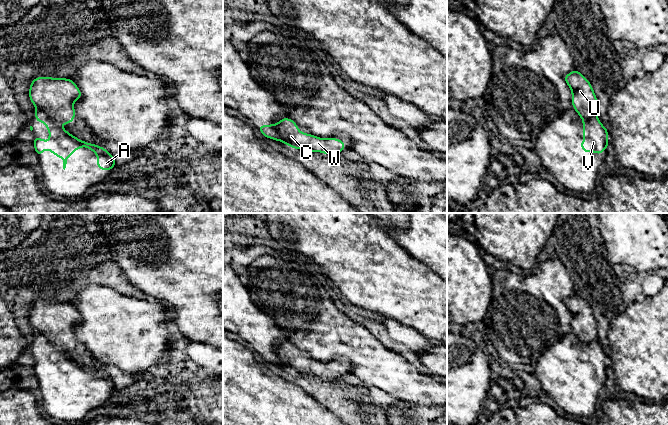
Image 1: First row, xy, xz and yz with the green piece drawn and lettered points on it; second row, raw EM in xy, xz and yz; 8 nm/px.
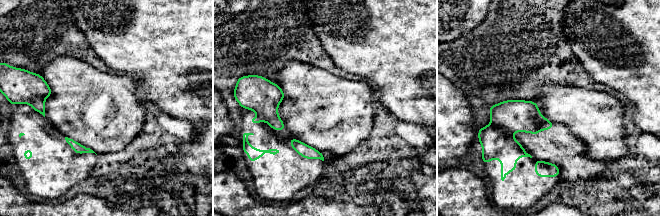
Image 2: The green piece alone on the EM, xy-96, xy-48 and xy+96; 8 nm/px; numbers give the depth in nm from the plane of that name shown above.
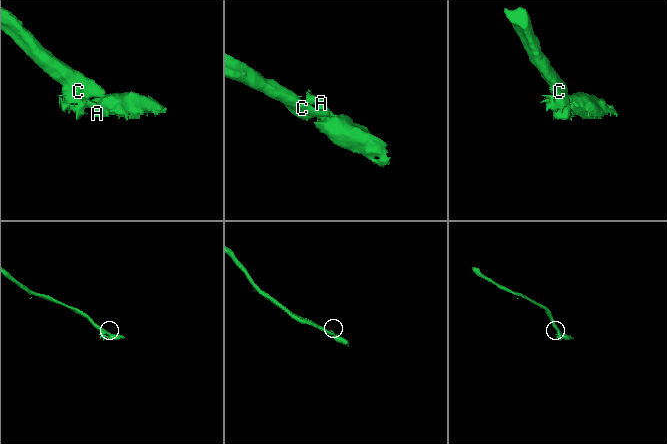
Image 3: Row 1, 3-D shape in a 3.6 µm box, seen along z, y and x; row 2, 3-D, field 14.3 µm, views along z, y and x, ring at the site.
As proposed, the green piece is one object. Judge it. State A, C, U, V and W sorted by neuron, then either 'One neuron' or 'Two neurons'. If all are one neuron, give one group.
Groups: A V / C U W. Two neurons

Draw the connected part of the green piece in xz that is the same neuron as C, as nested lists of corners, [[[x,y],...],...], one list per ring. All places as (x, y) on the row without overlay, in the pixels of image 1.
[[[288,341],[276,348],[280,365],[293,373],[302,373],[309,376],[321,376],[327,379],[336,379],[345,374],[345,366],[338,362],[319,362],[306,358],[298,353],[297,347]]]

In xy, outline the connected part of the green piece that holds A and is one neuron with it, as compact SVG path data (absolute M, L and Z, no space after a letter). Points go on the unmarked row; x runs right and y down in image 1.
M41 333L35 334L35 345L44 346L46 353L49 355L48 366L38 360L35 360L35 364L32 366L38 381L43 378L44 374L49 373L52 379L63 382L63 393L65 394L67 383L79 372L86 371L97 379L98 394L113 395L116 384L104 371L80 364L71 359Z

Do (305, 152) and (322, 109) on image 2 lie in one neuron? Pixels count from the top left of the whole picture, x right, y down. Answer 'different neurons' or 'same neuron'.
different neurons

